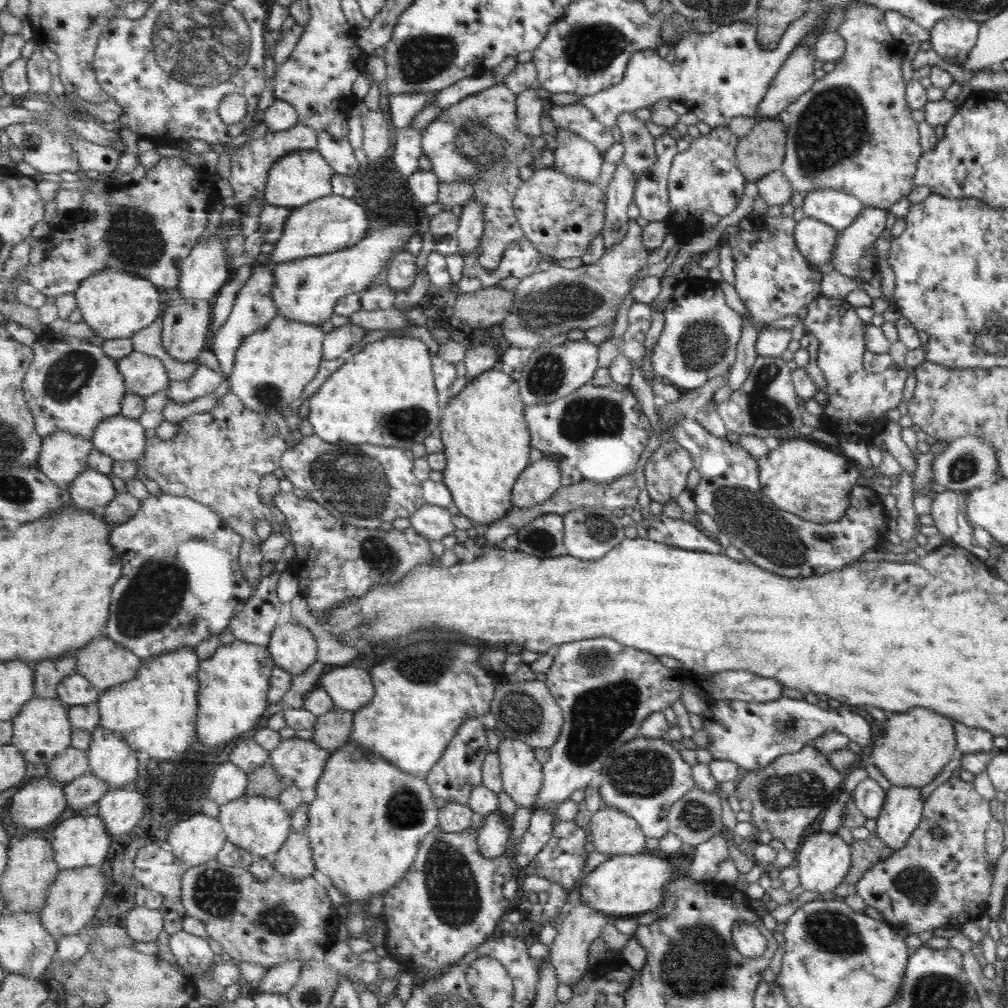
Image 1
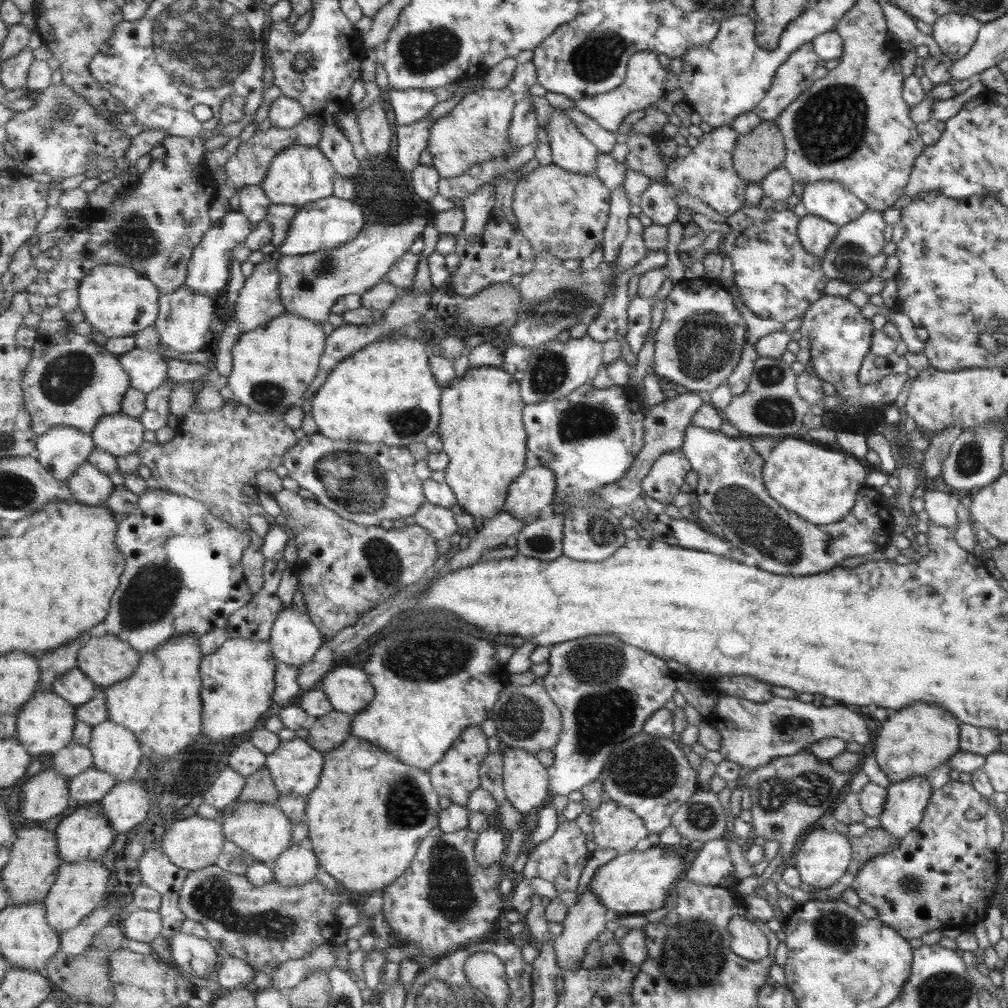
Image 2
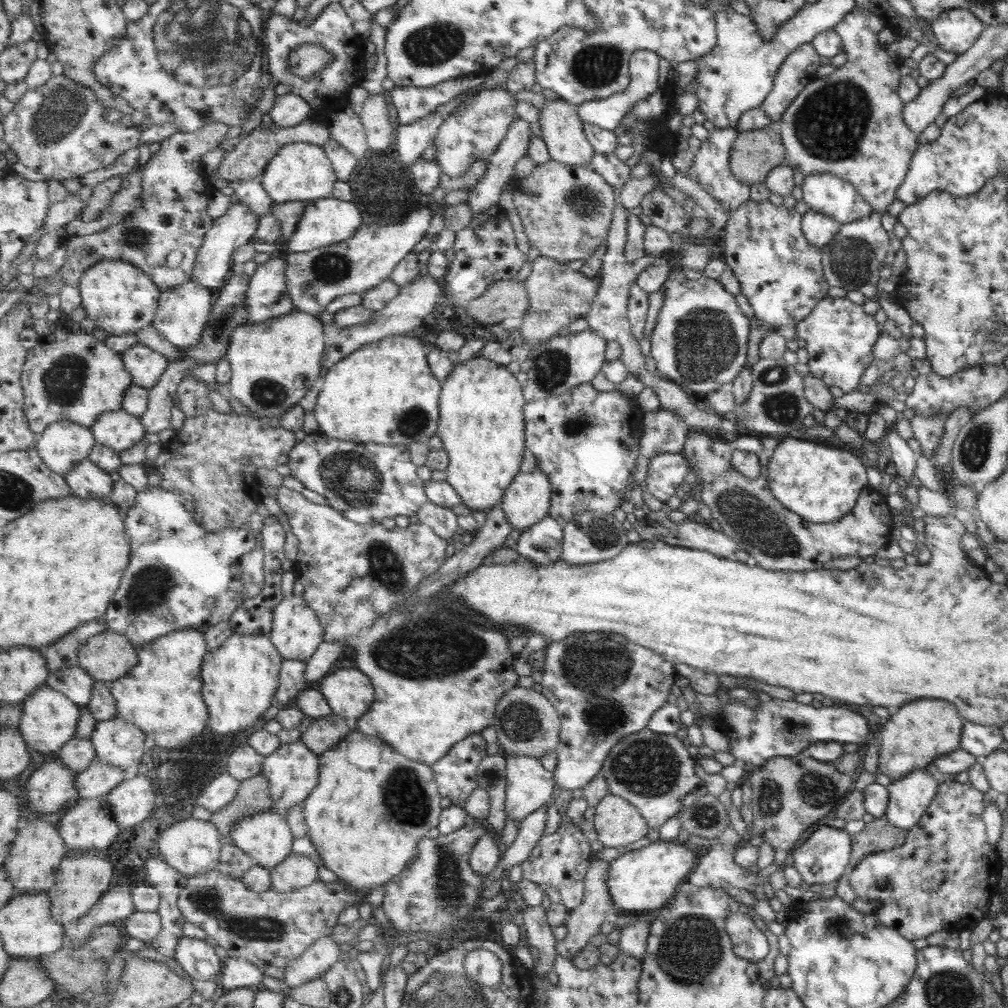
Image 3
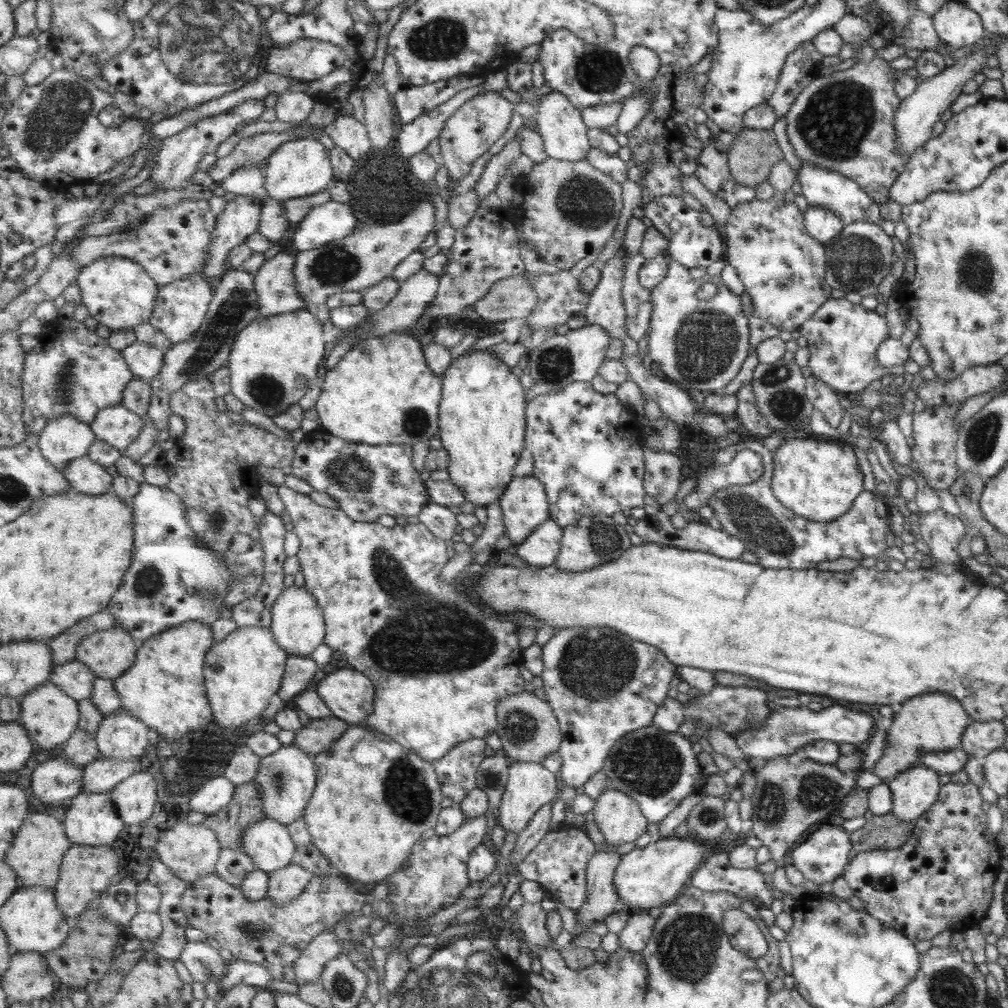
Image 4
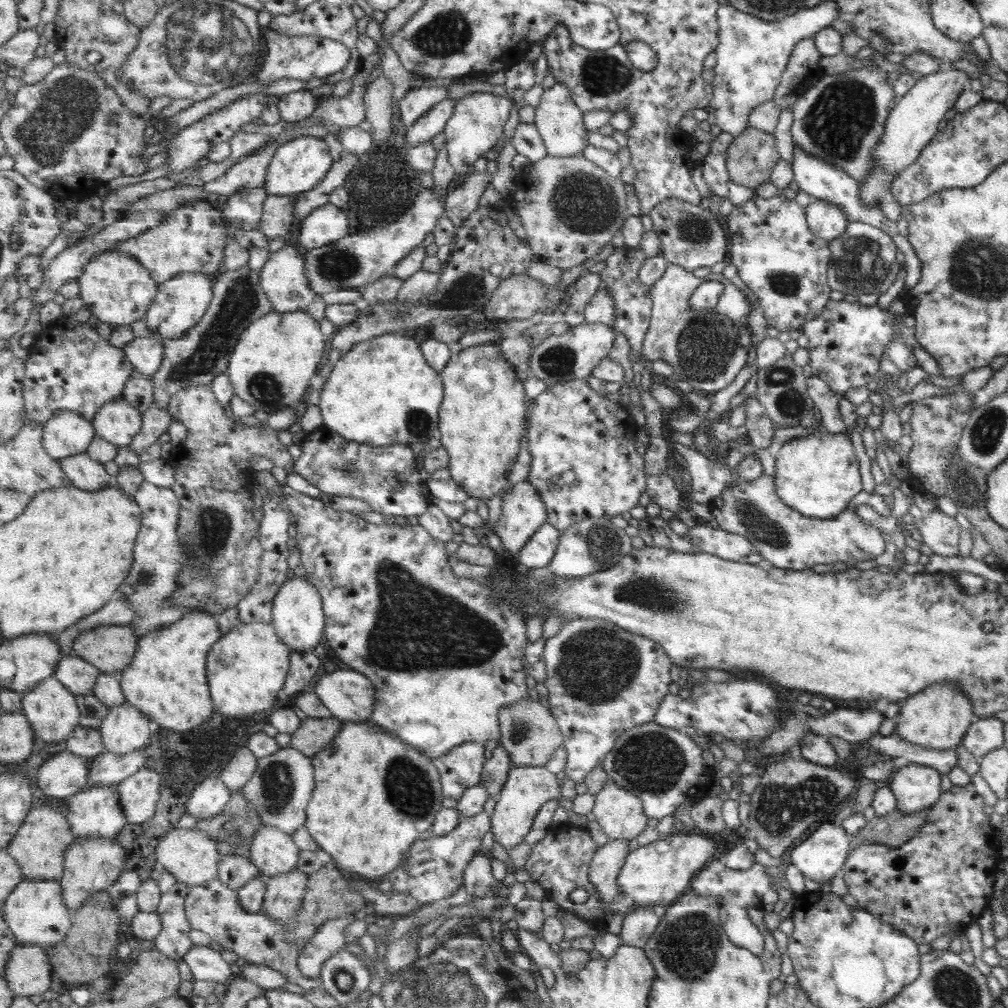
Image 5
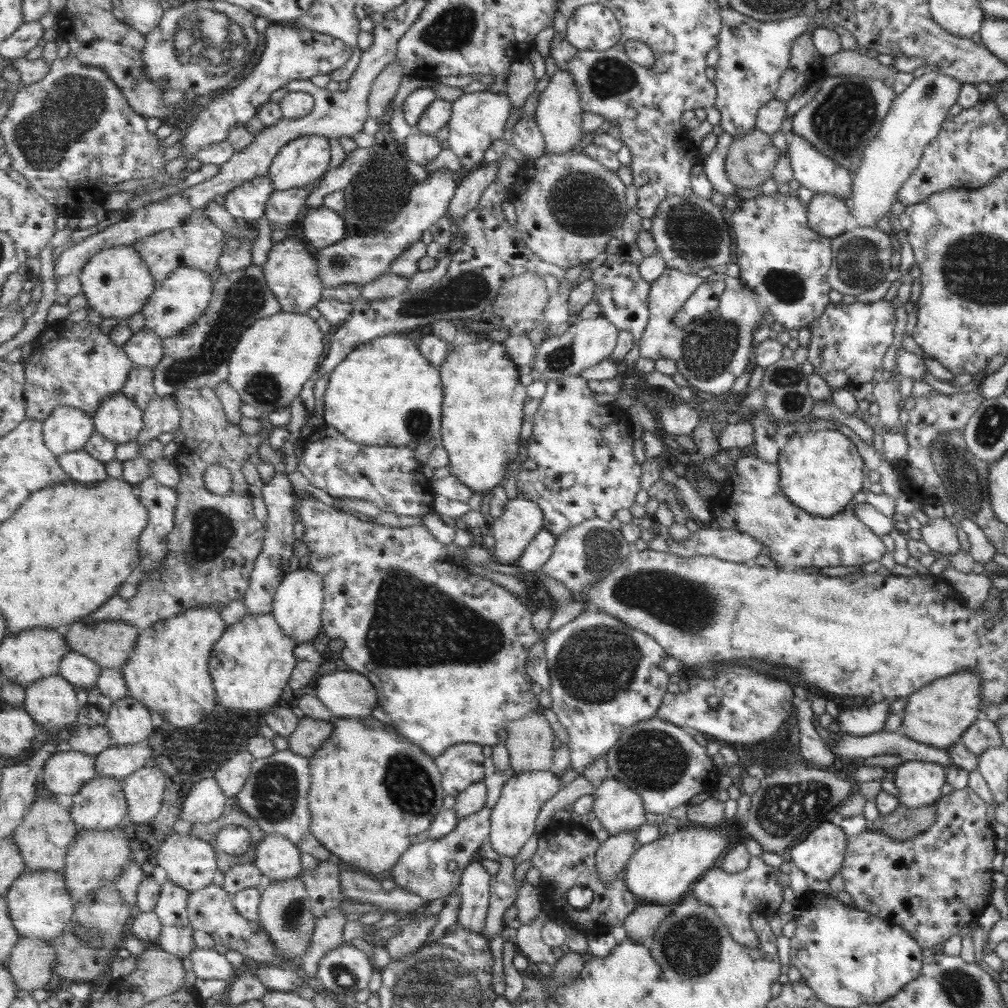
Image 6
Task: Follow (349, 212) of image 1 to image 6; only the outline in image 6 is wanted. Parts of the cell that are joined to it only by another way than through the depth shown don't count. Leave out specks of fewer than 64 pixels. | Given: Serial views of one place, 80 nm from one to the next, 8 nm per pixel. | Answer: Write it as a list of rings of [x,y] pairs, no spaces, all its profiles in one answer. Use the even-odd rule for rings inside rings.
[[[325,205],[309,210],[302,220],[306,243],[311,249],[319,250],[344,240],[347,226],[343,218]]]

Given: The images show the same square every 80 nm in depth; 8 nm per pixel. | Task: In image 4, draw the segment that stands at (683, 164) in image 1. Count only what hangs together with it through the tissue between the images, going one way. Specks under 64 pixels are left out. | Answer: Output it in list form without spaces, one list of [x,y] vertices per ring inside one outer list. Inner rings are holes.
[[[730,132],[715,133],[711,142],[705,142],[700,149],[694,173],[707,192],[723,200],[730,209],[753,198],[751,187],[739,186],[728,171],[728,148],[734,138]]]

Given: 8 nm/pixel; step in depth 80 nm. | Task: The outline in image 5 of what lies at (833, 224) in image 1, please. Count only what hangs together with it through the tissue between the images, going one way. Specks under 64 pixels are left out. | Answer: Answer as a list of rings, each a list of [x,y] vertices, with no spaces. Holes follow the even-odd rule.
[[[794,144],[792,148],[792,160],[790,162],[792,168],[792,180],[796,182],[798,188],[807,193],[811,200],[821,199],[822,201],[834,204],[840,208],[848,218],[848,222],[859,221],[870,224],[879,228],[883,233],[891,238],[893,245],[899,249],[904,257],[905,263],[905,280],[904,287],[906,289],[913,288],[917,284],[921,276],[921,264],[915,256],[915,251],[910,249],[905,236],[900,236],[896,230],[895,222],[888,220],[877,206],[865,206],[860,202],[859,184],[851,178],[845,171],[839,167],[827,164],[823,159],[815,158]]]

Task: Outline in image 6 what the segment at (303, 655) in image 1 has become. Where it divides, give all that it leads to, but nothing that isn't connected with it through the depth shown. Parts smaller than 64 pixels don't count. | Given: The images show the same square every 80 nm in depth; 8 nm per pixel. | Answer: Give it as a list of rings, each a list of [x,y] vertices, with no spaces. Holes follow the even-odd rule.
[[[309,568],[297,569],[289,573],[279,585],[274,598],[273,616],[281,628],[296,640],[298,645],[311,643],[317,638],[319,630],[324,626],[322,612],[324,611],[325,583],[322,576]]]

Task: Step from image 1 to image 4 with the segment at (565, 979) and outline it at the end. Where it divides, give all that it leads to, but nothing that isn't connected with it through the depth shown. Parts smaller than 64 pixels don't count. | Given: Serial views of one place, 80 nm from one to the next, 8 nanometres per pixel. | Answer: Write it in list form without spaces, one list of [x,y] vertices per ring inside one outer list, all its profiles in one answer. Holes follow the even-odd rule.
[[[611,850],[598,851],[590,861],[587,872],[588,902],[574,912],[576,924],[584,928],[603,922],[609,914],[625,909],[624,900],[617,892],[614,883],[617,866],[621,863],[621,854]]]

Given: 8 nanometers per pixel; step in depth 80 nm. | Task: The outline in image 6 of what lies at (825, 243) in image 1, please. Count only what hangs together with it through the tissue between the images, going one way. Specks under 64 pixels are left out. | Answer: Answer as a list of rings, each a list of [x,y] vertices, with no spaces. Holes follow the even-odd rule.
[[[817,193],[806,204],[808,228],[829,240],[845,233],[852,226],[849,204],[839,197]]]

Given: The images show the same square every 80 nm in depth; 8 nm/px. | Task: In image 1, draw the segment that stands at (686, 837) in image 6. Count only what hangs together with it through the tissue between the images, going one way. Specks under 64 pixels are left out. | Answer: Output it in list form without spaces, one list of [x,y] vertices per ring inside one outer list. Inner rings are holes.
[[[656,854],[614,856],[600,864],[587,874],[579,885],[581,903],[592,906],[599,912],[613,914],[643,914],[649,910],[655,912],[663,904],[663,892],[667,882],[671,882],[675,868],[671,862],[659,858]]]

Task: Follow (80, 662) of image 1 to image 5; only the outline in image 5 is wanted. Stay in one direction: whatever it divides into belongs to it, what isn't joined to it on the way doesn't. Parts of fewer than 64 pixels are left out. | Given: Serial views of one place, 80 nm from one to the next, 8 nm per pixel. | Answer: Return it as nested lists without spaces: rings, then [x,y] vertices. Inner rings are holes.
[[[125,625],[100,626],[77,635],[73,648],[101,672],[120,675],[136,656],[139,636]]]

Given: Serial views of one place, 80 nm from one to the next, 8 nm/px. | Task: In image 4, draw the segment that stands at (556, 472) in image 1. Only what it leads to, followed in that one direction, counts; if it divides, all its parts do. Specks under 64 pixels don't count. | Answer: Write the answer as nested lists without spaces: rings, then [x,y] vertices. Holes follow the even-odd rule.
[[[534,473],[515,477],[500,498],[499,504],[505,518],[505,535],[514,547],[551,519],[548,492],[545,484],[534,476]]]

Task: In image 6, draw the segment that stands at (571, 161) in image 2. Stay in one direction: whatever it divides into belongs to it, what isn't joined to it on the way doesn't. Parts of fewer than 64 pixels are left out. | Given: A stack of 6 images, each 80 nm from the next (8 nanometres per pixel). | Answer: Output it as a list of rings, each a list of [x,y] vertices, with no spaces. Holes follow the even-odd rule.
[[[558,69],[550,79],[548,86],[539,94],[534,118],[544,134],[546,148],[553,153],[571,152],[583,140],[585,132],[582,124],[585,113],[576,80],[569,71]]]

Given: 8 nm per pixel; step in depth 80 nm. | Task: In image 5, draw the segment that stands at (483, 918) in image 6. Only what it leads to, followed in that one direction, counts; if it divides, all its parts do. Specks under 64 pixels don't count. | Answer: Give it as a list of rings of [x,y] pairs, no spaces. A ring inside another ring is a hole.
[[[483,850],[477,852],[465,872],[464,888],[474,900],[485,898],[496,884],[491,868],[492,856]]]

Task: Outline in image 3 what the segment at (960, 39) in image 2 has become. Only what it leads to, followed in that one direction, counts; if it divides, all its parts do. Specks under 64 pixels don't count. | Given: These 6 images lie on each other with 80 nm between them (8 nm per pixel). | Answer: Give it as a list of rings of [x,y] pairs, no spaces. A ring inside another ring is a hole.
[[[954,8],[940,12],[929,24],[937,45],[957,55],[965,52],[985,27],[969,11]]]

